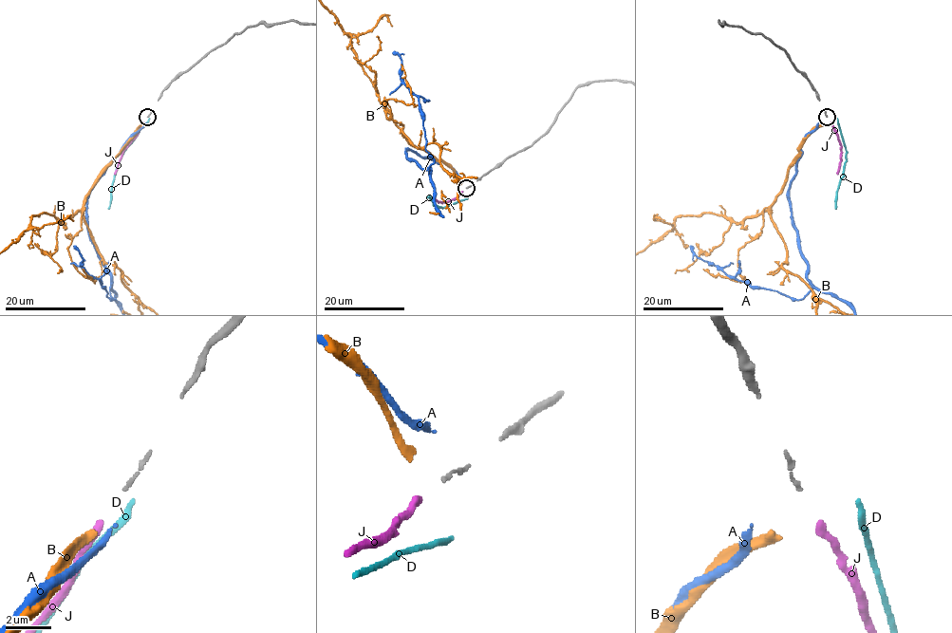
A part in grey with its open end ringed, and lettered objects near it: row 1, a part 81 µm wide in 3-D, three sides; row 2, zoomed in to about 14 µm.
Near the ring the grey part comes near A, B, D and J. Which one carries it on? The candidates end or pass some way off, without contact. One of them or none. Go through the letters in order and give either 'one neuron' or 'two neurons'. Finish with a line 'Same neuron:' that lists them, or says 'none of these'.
A: two neurons
B: two neurons
D: two neurons
J: one neuron
Same neuron: J

